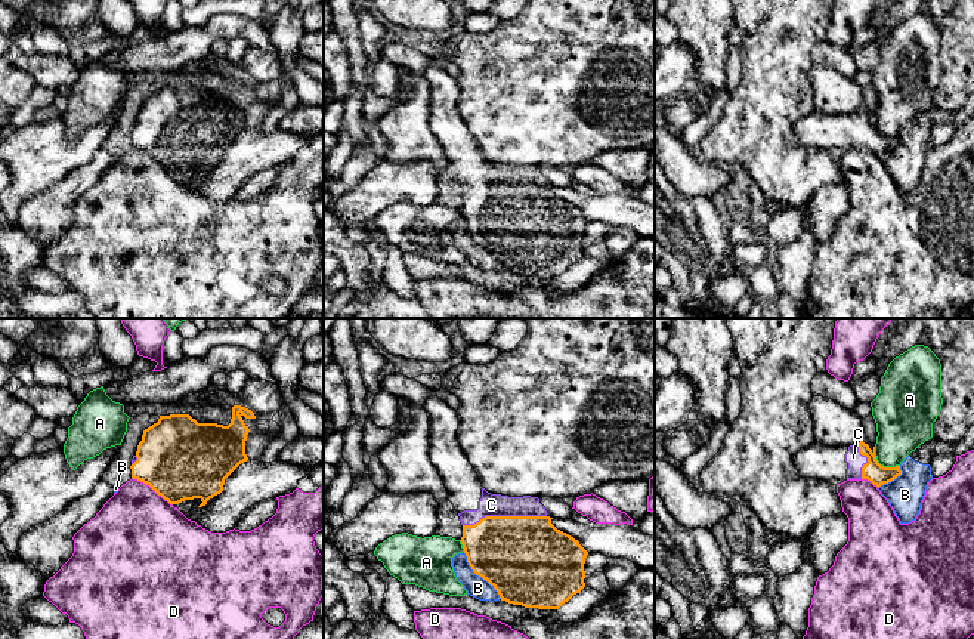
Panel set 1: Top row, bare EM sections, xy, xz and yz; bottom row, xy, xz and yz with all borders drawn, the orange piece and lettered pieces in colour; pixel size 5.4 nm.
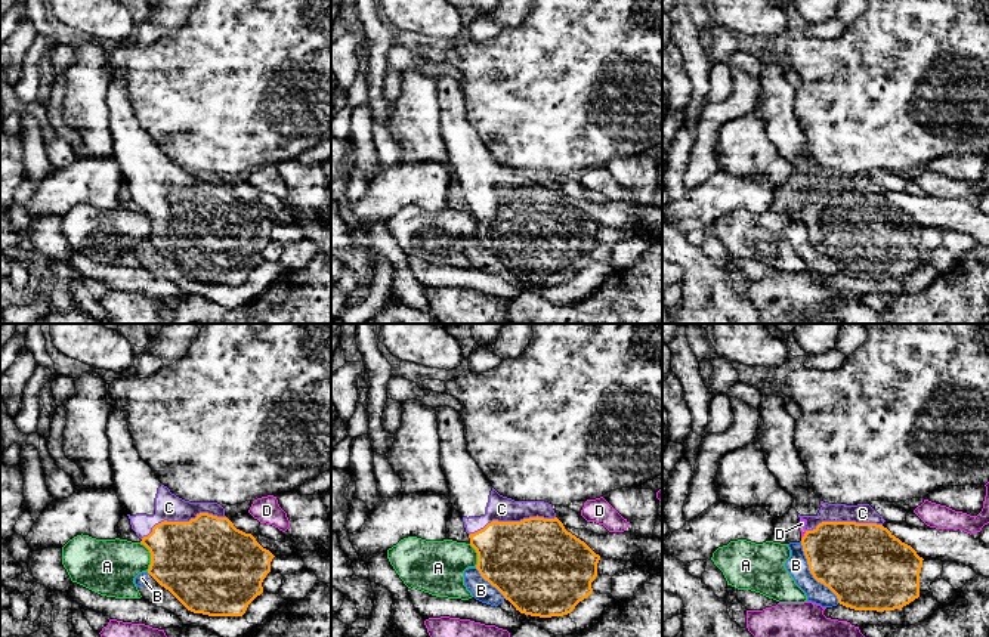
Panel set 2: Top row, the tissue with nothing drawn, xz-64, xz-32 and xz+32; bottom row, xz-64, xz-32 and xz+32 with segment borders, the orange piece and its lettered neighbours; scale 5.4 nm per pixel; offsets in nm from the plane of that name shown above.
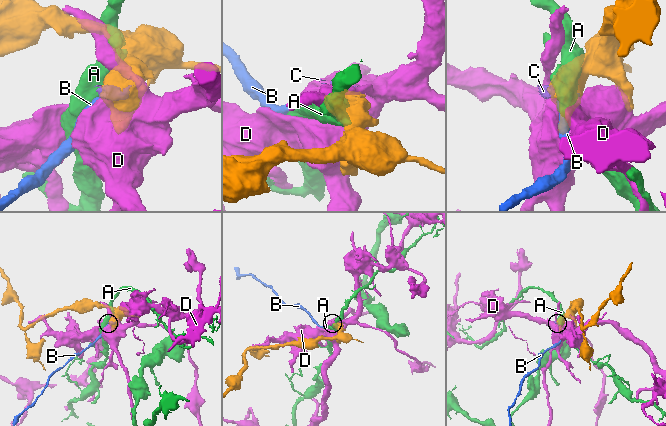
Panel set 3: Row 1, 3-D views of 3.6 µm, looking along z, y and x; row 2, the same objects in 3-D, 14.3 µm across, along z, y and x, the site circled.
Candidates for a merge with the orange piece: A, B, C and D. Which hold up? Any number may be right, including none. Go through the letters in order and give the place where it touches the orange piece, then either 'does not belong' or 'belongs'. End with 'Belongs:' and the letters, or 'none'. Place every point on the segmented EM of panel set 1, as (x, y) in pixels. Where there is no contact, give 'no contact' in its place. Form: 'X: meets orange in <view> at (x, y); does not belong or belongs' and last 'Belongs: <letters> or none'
A: meets orange in yz at (880, 465); does not belong
B: meets orange in xz at (479, 576); does not belong
C: meets orange in xz at (504, 516); belongs
D: meets orange in xy at (152, 488); does not belong
Belongs: C

